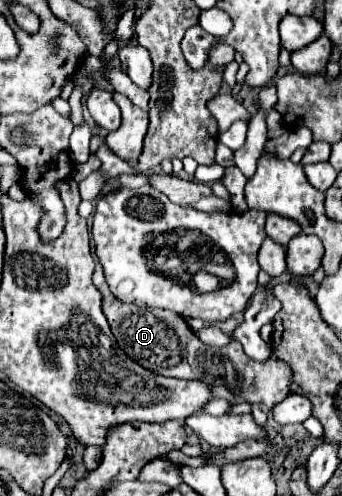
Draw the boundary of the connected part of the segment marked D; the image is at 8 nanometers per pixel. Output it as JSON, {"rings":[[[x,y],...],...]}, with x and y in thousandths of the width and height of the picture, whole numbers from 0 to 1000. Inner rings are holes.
{"rings":[[[292,530],[281,534],[269,563],[298,591],[298,623],[351,704],[421,744],[450,744],[456,756],[480,760],[585,764],[608,776],[643,776],[643,800],[667,804],[673,813],[772,813],[784,825],[795,825],[848,792],[842,776],[854,748],[836,744],[836,732],[813,724],[778,724],[754,732],[719,720],[696,688],[678,688],[667,700],[626,704],[591,692],[520,631],[485,623],[415,623],[404,615],[345,607],[316,583]]]}

